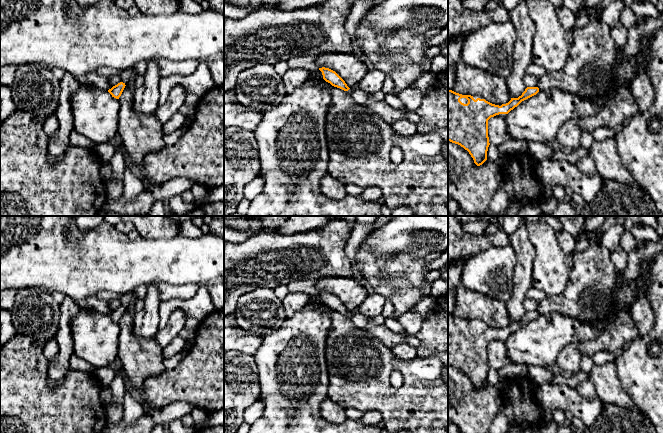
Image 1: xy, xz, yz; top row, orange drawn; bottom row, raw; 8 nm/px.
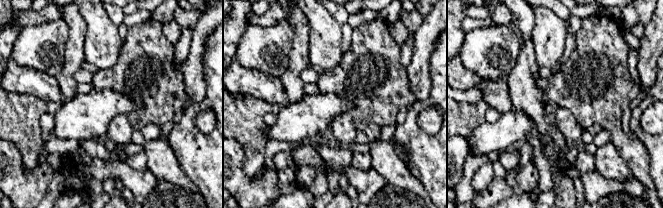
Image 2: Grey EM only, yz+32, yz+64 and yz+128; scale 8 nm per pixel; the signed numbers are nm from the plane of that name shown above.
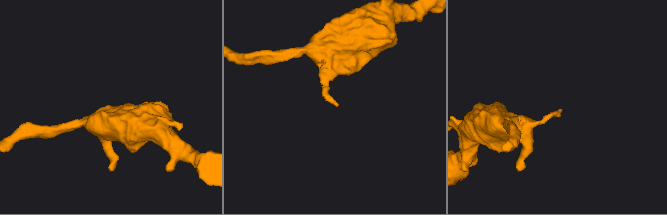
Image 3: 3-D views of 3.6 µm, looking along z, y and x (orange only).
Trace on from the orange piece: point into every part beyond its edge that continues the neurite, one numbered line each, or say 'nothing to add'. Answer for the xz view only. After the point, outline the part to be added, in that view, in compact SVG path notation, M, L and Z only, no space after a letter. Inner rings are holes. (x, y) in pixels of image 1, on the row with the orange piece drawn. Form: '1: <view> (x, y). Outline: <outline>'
nothing to add

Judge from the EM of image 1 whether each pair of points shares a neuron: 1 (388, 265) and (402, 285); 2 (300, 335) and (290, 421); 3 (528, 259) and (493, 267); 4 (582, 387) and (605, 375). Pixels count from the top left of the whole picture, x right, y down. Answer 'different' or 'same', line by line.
1: same
2: same
3: different
4: different

